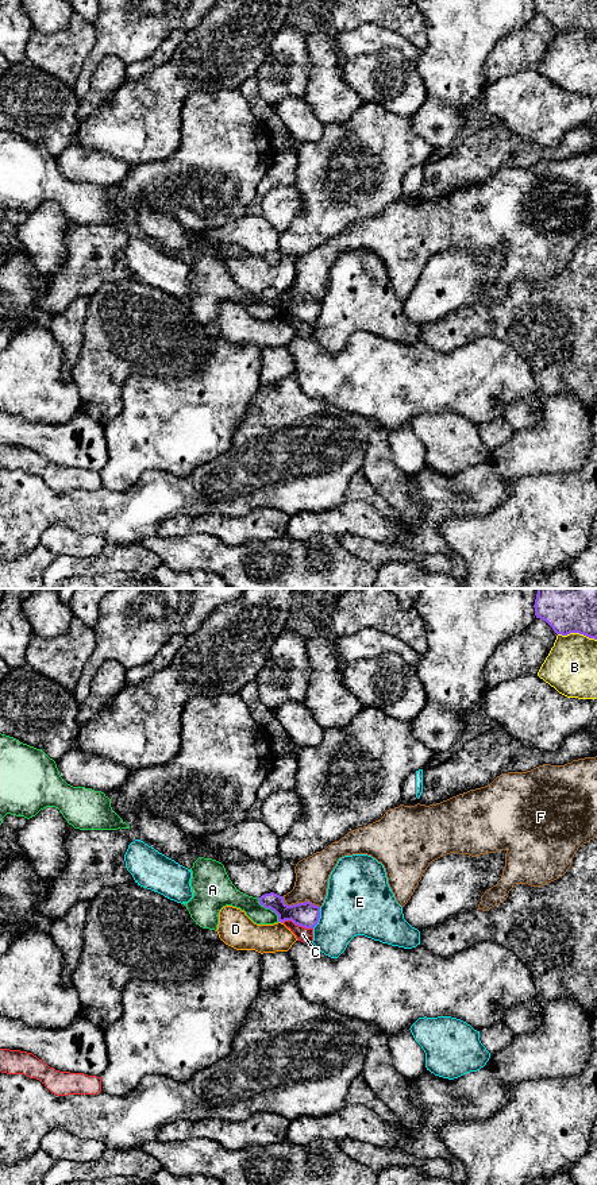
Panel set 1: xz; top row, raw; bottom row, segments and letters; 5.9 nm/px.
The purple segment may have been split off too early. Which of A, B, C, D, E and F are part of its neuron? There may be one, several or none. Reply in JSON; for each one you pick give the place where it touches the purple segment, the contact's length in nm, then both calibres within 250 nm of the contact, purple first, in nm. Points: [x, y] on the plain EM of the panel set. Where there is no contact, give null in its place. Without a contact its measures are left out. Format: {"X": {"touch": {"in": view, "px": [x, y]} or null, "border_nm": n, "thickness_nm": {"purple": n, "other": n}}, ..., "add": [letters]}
{"add": []}

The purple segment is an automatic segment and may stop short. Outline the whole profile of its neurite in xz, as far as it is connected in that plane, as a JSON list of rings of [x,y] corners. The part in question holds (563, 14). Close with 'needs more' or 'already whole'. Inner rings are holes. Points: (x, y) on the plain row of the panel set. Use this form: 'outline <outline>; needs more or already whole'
outline [[[534,0],[536,13],[546,16],[556,30],[579,28],[597,35],[597,0]]]; already whole

